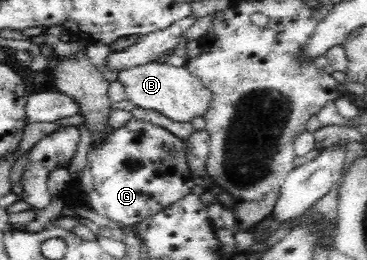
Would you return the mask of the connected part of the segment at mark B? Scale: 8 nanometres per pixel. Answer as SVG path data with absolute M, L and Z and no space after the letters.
M149 62L145 65L121 70L117 81L125 87L127 100L136 107L155 110L175 122L189 122L197 116L204 118L213 101L213 92L208 90L197 76L189 73L186 66L181 68L171 64Z

